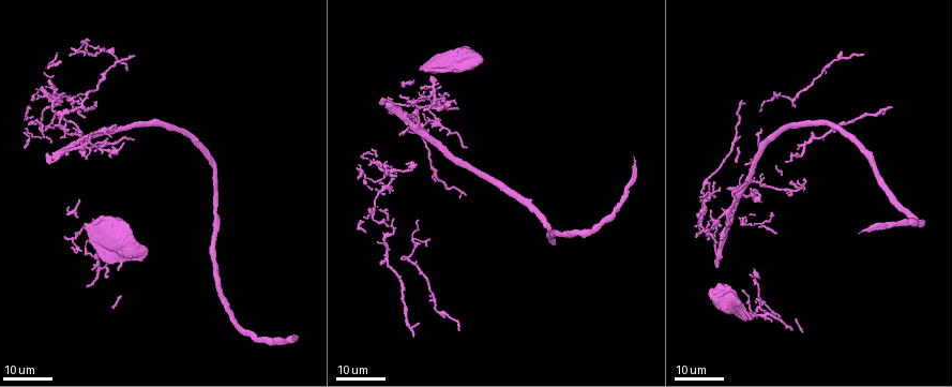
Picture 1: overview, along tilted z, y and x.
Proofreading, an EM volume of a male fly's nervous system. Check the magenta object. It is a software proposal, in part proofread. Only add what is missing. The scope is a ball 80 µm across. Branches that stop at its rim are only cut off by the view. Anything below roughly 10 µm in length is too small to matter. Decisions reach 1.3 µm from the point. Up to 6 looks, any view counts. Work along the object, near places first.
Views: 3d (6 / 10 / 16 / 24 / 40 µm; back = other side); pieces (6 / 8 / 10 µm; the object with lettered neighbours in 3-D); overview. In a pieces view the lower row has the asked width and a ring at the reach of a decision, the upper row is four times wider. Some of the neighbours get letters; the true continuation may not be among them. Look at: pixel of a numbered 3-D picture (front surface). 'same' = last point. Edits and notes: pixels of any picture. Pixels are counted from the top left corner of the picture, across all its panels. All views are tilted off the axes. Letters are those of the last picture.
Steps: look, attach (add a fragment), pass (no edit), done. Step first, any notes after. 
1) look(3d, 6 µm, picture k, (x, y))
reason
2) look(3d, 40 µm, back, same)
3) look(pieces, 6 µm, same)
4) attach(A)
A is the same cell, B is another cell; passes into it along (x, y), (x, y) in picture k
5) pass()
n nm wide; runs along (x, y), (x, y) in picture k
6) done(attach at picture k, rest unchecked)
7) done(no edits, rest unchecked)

look(3d, 16 µm, picture 1, (133, 57))
thin end

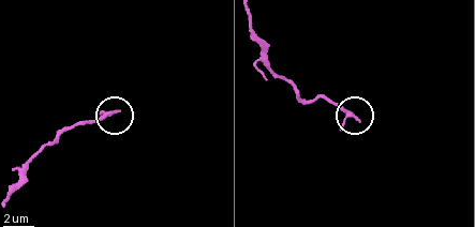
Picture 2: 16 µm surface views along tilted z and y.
look(pieces, 10 µm, picture 2, (119, 112))

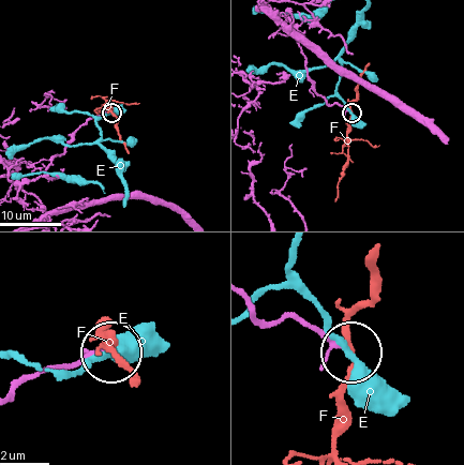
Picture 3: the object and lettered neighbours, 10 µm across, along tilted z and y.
pass()
E and F are other cells; runs along (252, 310), (268, 323), (298, 316), (345, 346) in picture 3; none of them fits

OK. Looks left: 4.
look(3d, 24 µm, picture 1, (400, 132))
an open end

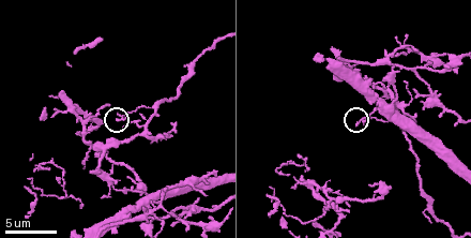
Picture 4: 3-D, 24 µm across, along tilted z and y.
look(pieces, 6 µm, picture 4, (115, 117))

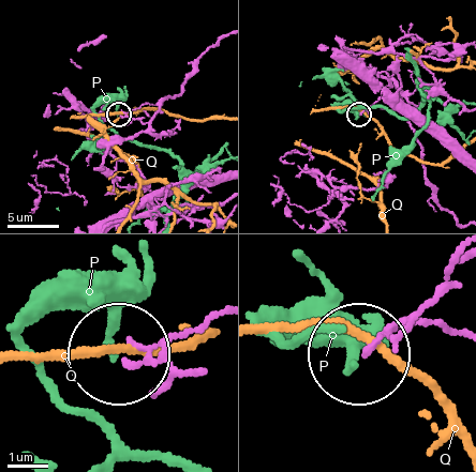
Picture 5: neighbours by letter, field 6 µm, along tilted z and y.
pass()
P and Q are other cells; runs along (188, 368), (130, 355) in picture 5; no lettered fragment goes on from it

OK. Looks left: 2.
look(pieces, 8 µm, picture 4, (170, 123))
free end

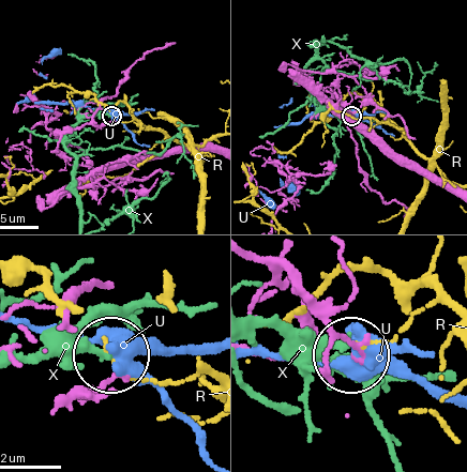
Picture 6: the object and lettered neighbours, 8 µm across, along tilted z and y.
pass()
R, U and X are other cells; runs along (253, 256), (283, 270), (329, 328), (361, 353), (353, 354) in picture 6; none of them fits

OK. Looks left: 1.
done(no edits, rest unchecked)

